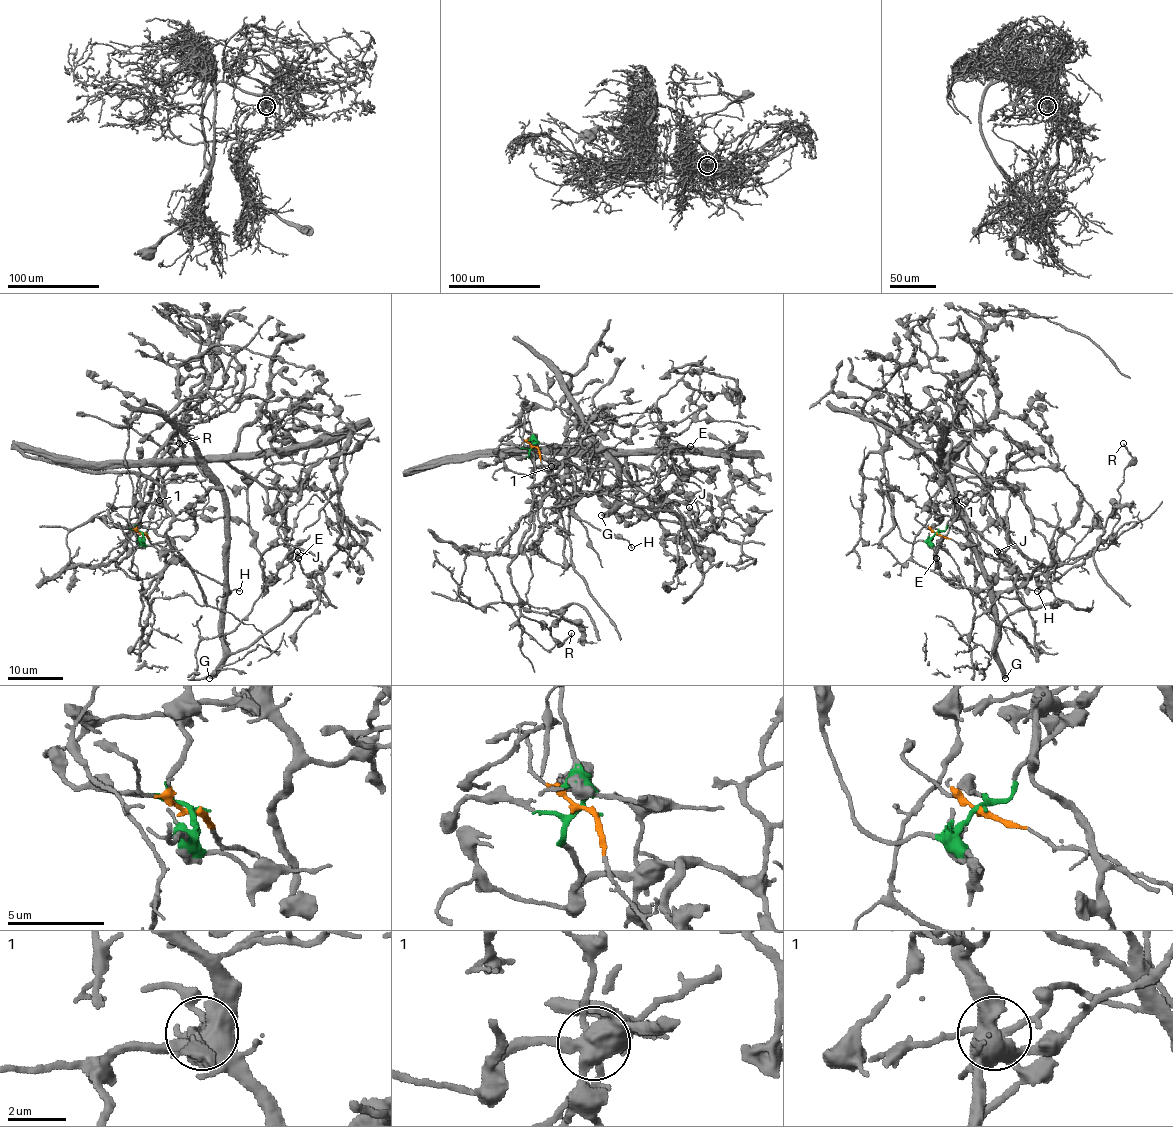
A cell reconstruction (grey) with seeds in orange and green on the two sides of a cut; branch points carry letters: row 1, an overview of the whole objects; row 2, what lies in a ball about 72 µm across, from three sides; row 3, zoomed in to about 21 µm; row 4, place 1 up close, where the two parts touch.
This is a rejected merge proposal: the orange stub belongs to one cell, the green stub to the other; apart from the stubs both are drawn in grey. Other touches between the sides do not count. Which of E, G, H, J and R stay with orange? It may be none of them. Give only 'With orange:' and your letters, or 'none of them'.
With orange: G

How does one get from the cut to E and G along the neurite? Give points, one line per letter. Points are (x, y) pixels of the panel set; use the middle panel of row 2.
E: (535, 447), (533, 471), (552, 460), (521, 450), (612, 458), (640, 519), (655, 510), (668, 453), (690, 446)
G: (537, 447), (559, 494), (558, 518), (533, 545), (544, 508), (591, 490), (655, 511), (620, 503), (601, 515)

